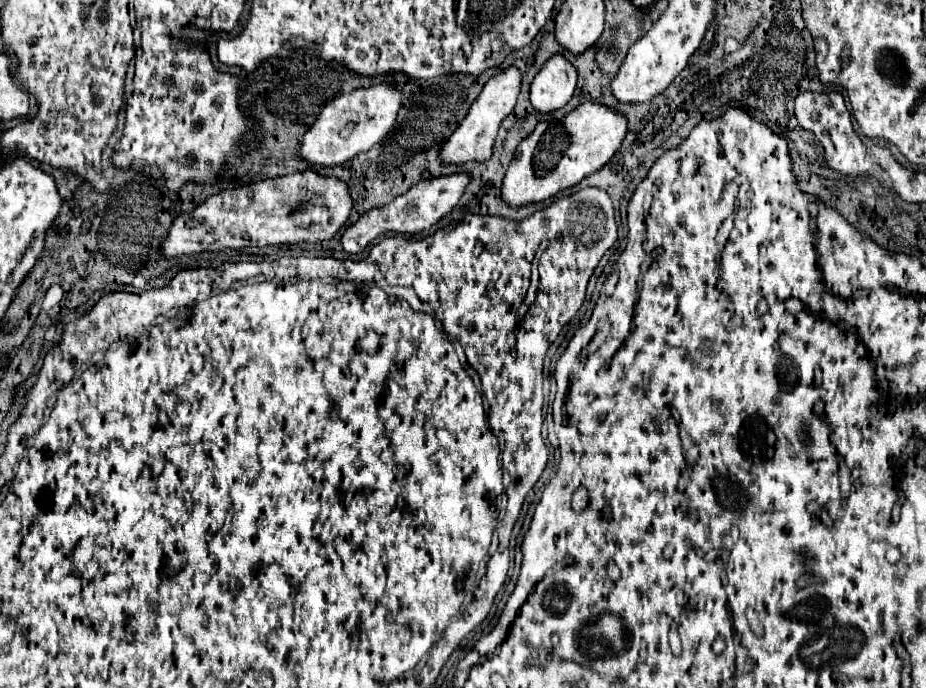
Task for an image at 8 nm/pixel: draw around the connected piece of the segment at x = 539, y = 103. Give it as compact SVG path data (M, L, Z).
M555 54L535 76L529 100L539 112L559 110L571 100L577 80L577 68L565 56Z

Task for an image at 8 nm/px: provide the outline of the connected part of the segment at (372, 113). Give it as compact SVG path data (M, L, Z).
M381 82L369 88L357 88L351 94L343 94L321 110L315 124L305 132L297 154L315 166L343 164L359 152L365 152L383 142L395 130L401 106L403 90L395 82Z

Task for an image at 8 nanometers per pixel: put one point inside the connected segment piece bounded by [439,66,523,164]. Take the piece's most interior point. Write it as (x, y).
(473, 140)

